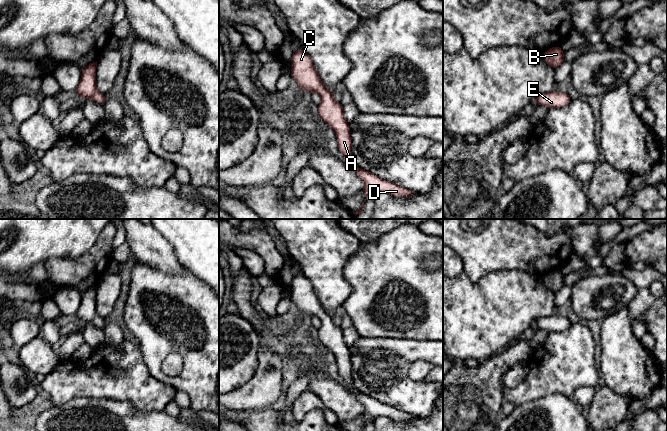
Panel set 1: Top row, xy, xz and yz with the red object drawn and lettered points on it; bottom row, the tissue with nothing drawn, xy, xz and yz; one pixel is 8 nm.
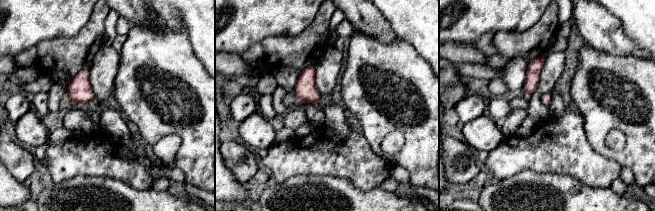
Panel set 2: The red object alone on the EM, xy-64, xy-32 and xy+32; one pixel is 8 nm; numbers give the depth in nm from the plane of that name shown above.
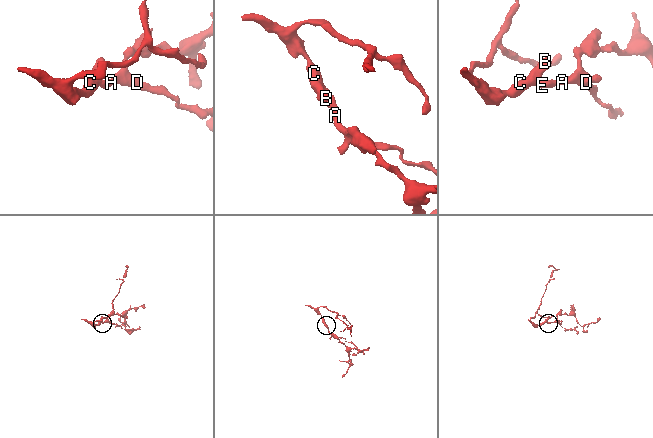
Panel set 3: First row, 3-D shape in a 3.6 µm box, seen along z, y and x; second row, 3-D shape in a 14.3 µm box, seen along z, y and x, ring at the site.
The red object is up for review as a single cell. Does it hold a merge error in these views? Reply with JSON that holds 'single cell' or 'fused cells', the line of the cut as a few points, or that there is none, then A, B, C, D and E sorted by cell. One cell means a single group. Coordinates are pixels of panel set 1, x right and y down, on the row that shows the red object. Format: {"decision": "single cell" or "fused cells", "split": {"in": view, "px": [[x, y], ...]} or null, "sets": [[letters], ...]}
{"decision": "single cell", "split": null, "sets": [["A", "B", "C", "D", "E"]]}

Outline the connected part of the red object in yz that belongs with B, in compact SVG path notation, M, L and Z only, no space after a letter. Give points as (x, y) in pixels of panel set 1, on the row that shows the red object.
M559 46L552 47L545 51L543 57L546 64L554 69L564 63L564 51Z

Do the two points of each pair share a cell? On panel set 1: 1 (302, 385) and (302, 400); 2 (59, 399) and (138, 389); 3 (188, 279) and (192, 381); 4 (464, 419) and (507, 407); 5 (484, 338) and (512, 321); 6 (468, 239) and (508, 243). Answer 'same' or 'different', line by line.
1: different
2: same
3: same
4: different
5: same
6: same

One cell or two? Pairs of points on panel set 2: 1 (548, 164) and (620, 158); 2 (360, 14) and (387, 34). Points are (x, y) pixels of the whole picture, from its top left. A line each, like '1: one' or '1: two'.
1: two
2: one

